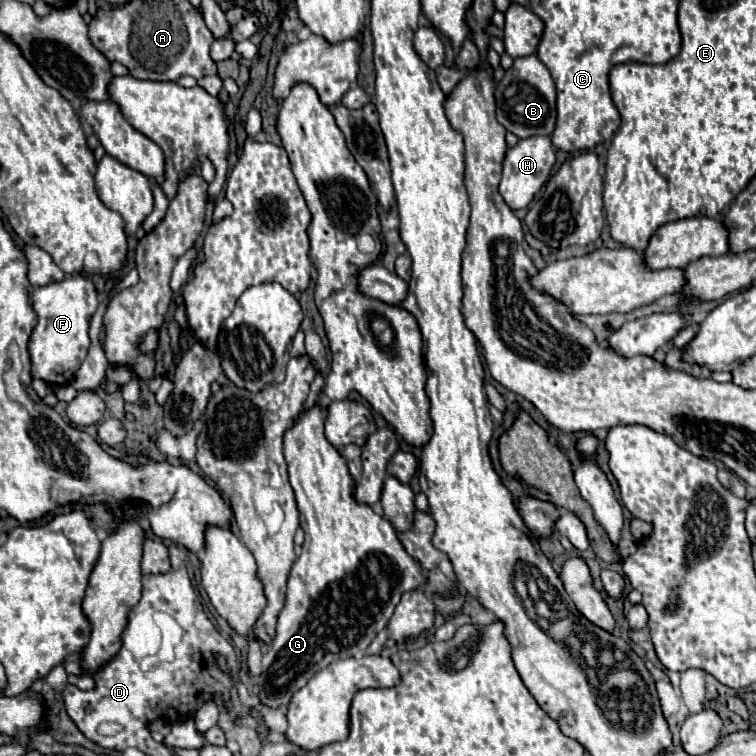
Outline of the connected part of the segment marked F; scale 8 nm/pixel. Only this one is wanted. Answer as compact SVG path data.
M72 275L58 283L36 287L30 299L38 315L38 325L34 327L28 343L32 359L32 377L54 385L68 385L72 383L76 371L88 355L90 319L98 309L96 287L88 277Z

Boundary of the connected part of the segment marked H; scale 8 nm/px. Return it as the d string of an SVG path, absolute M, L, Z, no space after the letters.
M528 137L528 139L520 139L516 147L510 147L506 153L506 159L504 159L502 181L498 187L506 205L512 211L528 207L530 201L534 199L534 195L548 181L554 163L556 163L556 153L554 153L554 147L550 143L550 137Z

